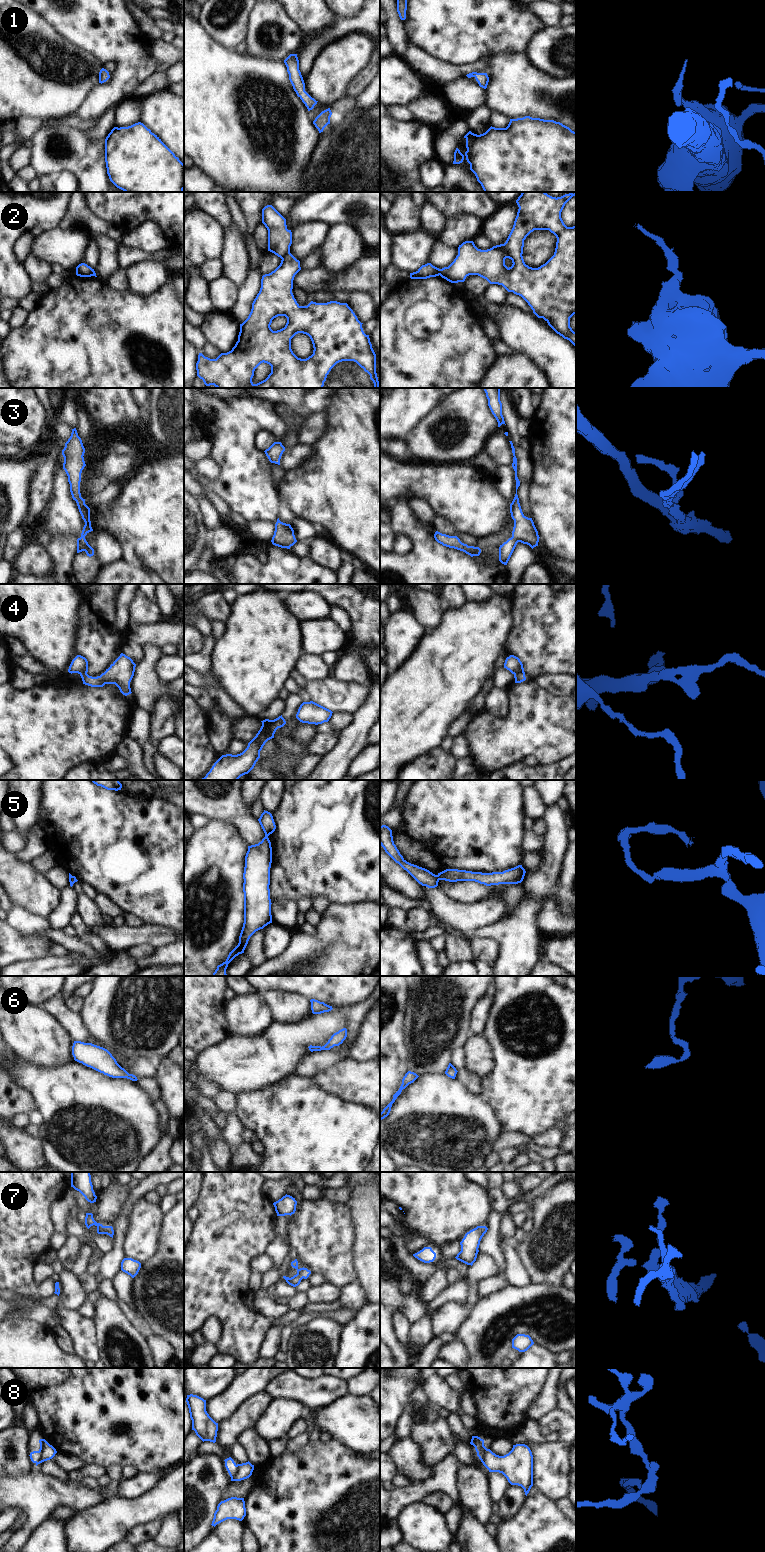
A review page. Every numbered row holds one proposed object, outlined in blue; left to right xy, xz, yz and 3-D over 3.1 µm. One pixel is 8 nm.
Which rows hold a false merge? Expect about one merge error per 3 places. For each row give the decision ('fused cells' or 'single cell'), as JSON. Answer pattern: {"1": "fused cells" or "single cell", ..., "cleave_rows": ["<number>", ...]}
{"1": "single cell", "2": "fused cells", "3": "single cell", "4": "single cell", "5": "fused cells", "6": "single cell", "7": "single cell", "8": "fused cells", "cleave_rows": ["2", "5", "8"]}

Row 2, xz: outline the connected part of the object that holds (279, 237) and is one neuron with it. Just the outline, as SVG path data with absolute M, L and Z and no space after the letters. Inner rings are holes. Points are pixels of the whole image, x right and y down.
M267 205L262 209L262 223L268 230L268 251L282 259L292 244L292 232L287 229L286 219L272 205Z

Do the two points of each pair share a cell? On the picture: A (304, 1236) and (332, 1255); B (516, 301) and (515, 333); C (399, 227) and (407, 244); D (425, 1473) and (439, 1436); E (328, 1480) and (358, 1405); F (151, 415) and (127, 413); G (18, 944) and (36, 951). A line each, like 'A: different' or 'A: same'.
A: same
B: different
C: different
D: different
E: different
F: different
G: same

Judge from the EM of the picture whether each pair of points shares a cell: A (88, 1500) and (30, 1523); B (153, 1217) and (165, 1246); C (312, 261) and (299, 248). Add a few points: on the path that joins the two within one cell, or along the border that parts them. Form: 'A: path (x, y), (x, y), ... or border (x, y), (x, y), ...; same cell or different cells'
A: path (74, 1499), (54, 1499), (44, 1509); same cell
B: border (163, 1215), (157, 1249), (152, 1254); different cells
C: border (319, 248), (314, 248), (300, 261); different cells

